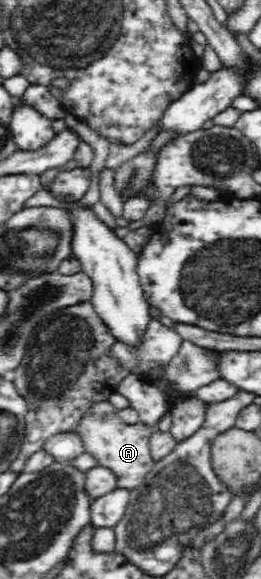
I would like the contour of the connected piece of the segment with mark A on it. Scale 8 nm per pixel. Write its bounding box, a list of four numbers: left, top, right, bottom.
[74,401,155,490]

